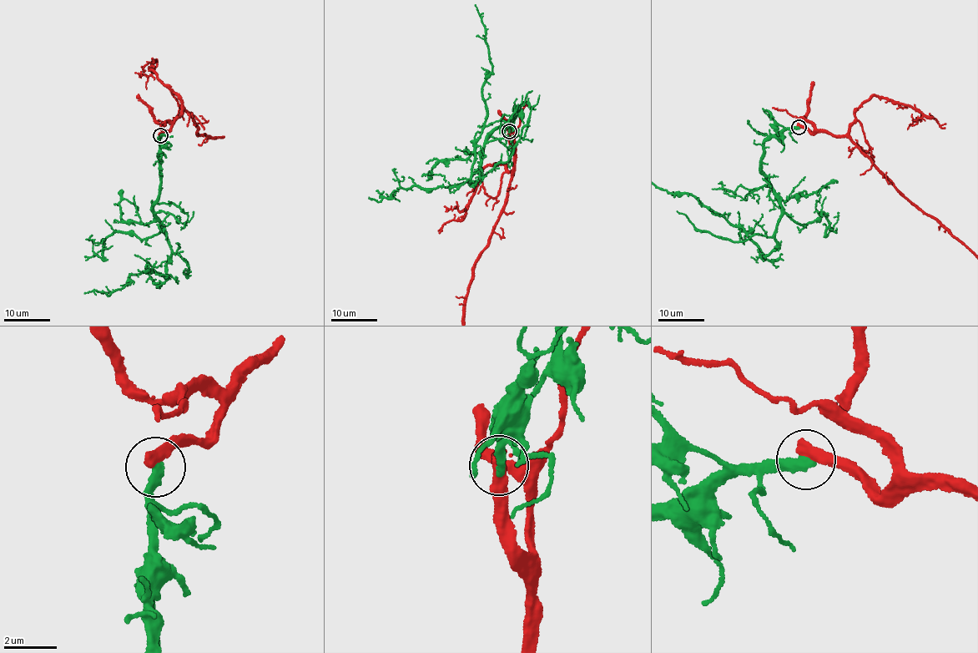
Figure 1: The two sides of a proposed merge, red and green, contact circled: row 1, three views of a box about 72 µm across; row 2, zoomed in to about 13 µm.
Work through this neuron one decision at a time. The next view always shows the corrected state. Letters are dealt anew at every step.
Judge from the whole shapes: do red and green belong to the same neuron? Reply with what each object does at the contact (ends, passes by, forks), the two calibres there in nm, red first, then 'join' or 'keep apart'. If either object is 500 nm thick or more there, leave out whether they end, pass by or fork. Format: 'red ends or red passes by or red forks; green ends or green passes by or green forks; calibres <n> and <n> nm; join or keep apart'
calibres 500 and 360 nm; keep apart

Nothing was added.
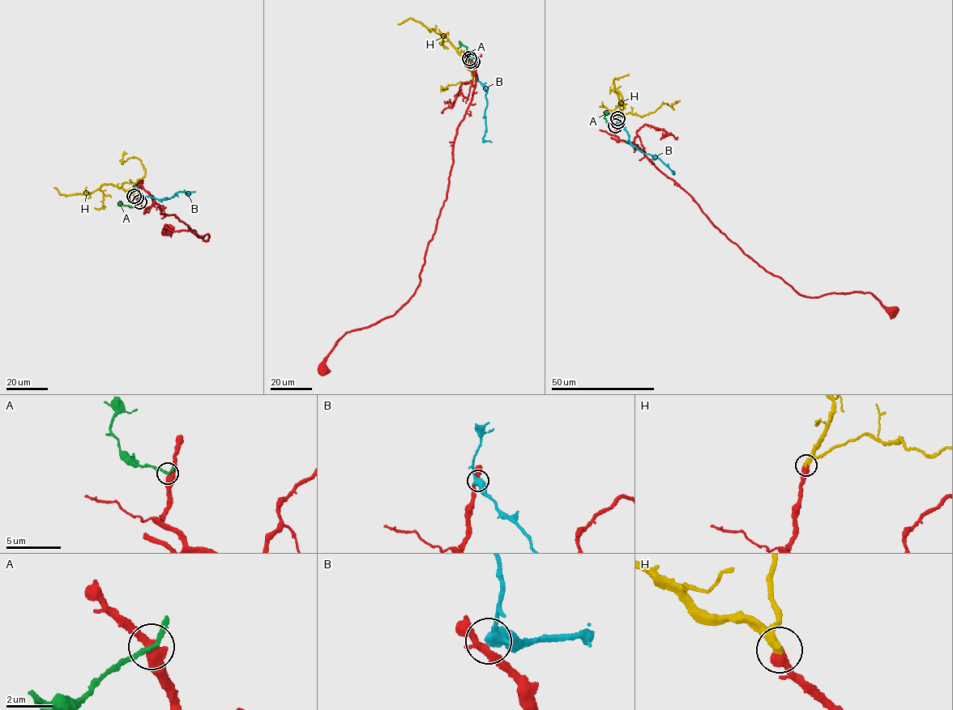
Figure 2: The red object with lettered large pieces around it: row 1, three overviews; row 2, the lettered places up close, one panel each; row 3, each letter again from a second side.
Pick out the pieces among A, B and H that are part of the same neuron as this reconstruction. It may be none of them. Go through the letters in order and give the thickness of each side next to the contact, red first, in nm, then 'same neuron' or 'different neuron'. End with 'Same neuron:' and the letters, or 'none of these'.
A: 440/180 nm | different neuron
B: 360/440 nm | different neuron
H: 340/300 nm | same neuron
Same neuron: H

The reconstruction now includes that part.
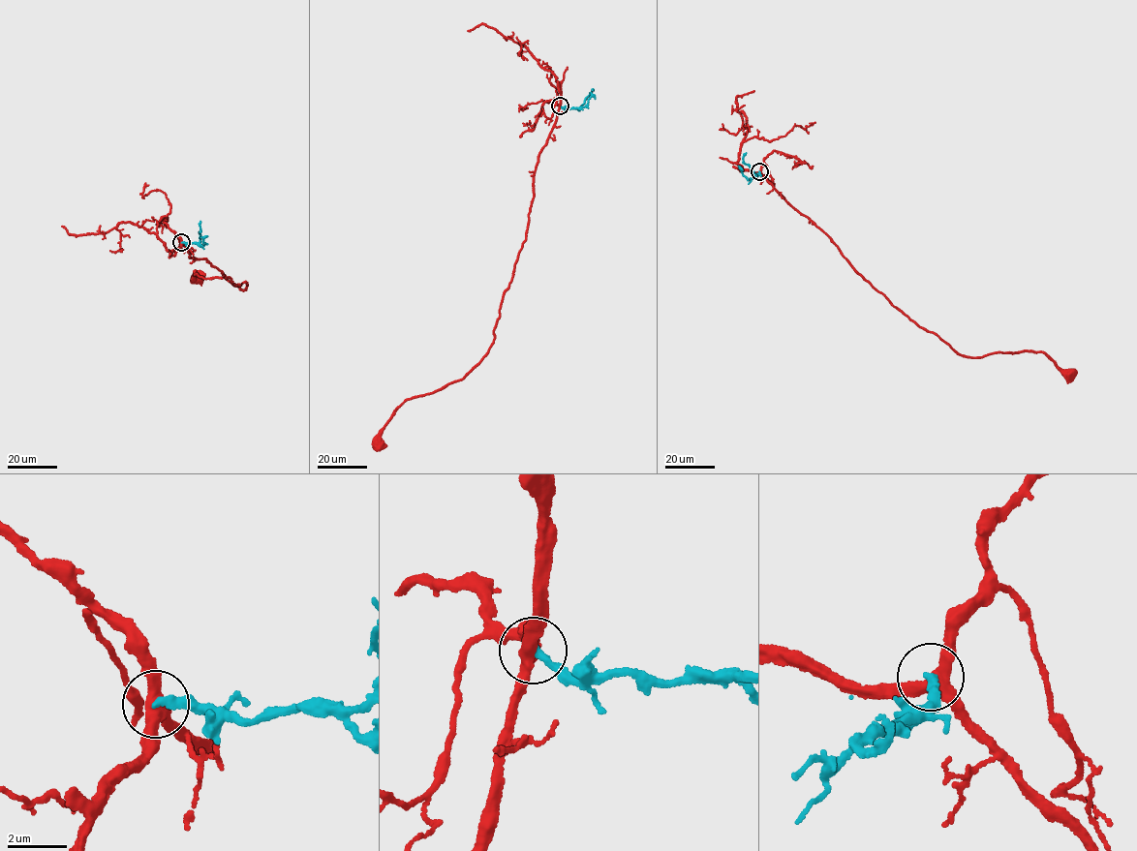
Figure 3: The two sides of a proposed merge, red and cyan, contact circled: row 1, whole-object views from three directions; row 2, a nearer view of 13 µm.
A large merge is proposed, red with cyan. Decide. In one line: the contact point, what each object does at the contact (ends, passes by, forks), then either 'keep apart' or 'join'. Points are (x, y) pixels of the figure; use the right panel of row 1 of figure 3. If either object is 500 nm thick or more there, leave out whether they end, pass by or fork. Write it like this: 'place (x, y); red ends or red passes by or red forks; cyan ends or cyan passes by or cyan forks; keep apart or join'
place (759, 171); red forks; cyan ends; keep apart

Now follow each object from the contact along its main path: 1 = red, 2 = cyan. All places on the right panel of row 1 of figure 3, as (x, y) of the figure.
1: (759, 171), (787, 203), (826, 232), (864, 279), (954, 350), (980, 357), (999, 351), (1041, 351), (1070, 375)
2: (759, 171), (753, 177), (755, 174), (743, 162), (746, 152)

